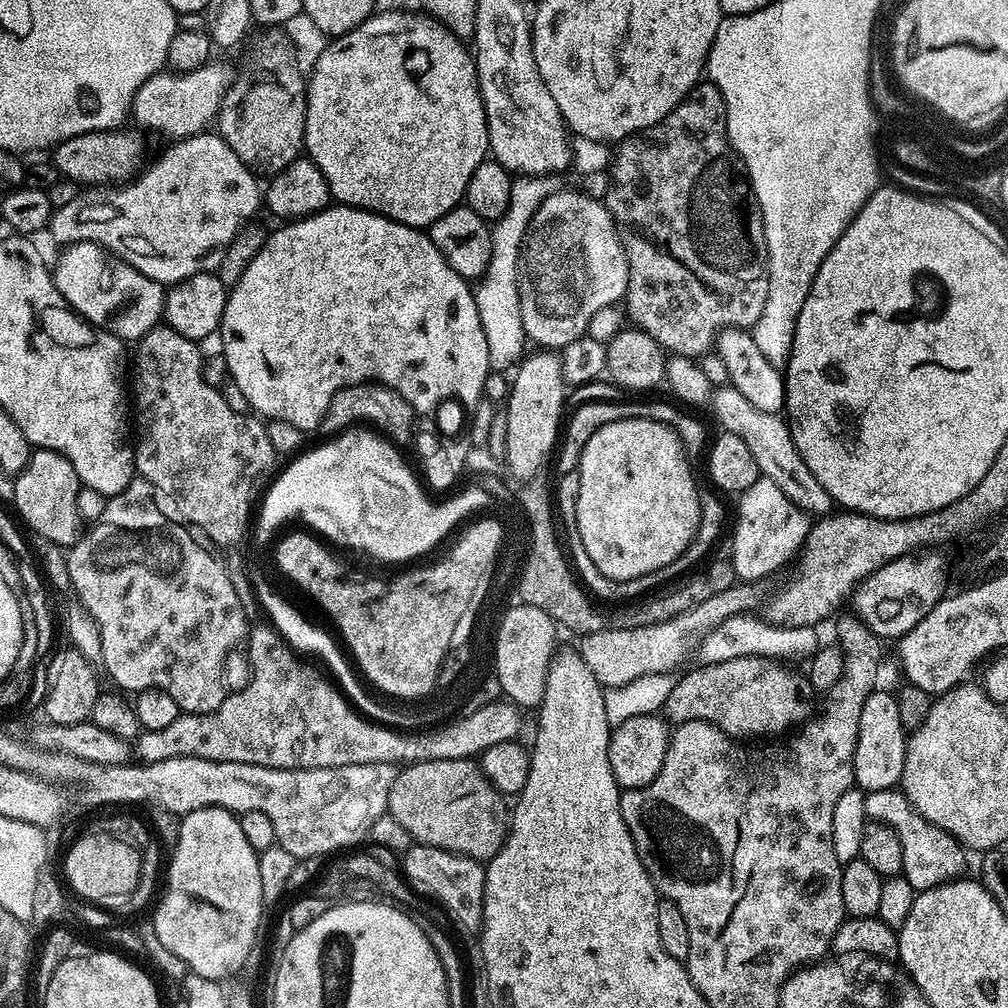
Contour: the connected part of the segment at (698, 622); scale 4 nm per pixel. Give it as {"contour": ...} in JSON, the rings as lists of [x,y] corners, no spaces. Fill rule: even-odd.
{"contour":[[[737,582],[730,586],[730,590],[722,590],[722,594],[714,594],[714,598],[706,598],[706,602],[698,602],[689,612],[675,616],[670,621],[661,624],[626,628],[605,626],[596,633],[585,635],[578,644],[580,656],[594,674],[594,678],[604,688],[621,688],[623,684],[634,682],[634,678],[642,678],[654,672],[667,672],[687,654],[695,649],[699,641],[708,632],[718,627],[731,616],[747,613],[748,608],[760,592],[752,582]]]}

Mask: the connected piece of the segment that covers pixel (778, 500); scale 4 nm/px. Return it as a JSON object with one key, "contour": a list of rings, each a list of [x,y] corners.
{"contour":[[[761,478],[746,491],[739,493],[740,509],[736,512],[736,533],[732,536],[730,552],[790,552],[793,556],[804,547],[810,527],[809,513],[786,498],[773,480]]]}

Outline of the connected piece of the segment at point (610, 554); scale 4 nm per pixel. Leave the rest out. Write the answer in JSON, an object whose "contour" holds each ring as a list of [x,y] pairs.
{"contour":[[[630,418],[594,430],[580,456],[581,489],[574,513],[580,544],[592,559],[591,567],[595,571],[608,580],[637,580],[665,568],[692,545],[700,529],[702,492],[696,489],[696,480],[687,459],[684,444],[676,431],[662,422]]]}

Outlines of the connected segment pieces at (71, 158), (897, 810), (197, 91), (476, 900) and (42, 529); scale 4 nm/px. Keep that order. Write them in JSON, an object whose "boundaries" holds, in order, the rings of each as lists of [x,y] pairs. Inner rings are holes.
{"boundaries":[[[[124,131],[87,132],[56,145],[54,163],[61,177],[75,180],[81,186],[116,186],[131,181],[146,164],[144,140],[139,131]]],[[[887,788],[867,793],[865,814],[873,821],[888,824],[898,834],[902,842],[902,862],[904,863],[902,875],[918,894],[949,884],[951,880],[959,880],[965,875],[965,849],[946,830],[934,826],[934,822],[922,818],[922,814],[914,811],[903,791]]],[[[215,62],[202,65],[193,72],[179,74],[157,74],[138,90],[132,100],[131,115],[141,124],[139,127],[154,128],[168,138],[197,136],[209,127],[208,123],[217,119],[220,103],[224,100],[224,91],[230,83],[227,76]]],[[[413,843],[402,854],[402,876],[417,893],[433,896],[443,907],[449,921],[466,931],[475,933],[484,923],[484,870],[485,865],[468,856],[447,852],[438,846]]],[[[45,448],[33,451],[28,459],[28,465],[24,467],[19,476],[15,477],[12,488],[12,496],[16,499],[16,508],[20,511],[19,519],[29,524],[42,539],[48,540],[49,545],[59,546],[67,550],[80,539],[82,527],[80,528],[80,492],[82,485],[74,466],[62,454],[51,452]]]]}

